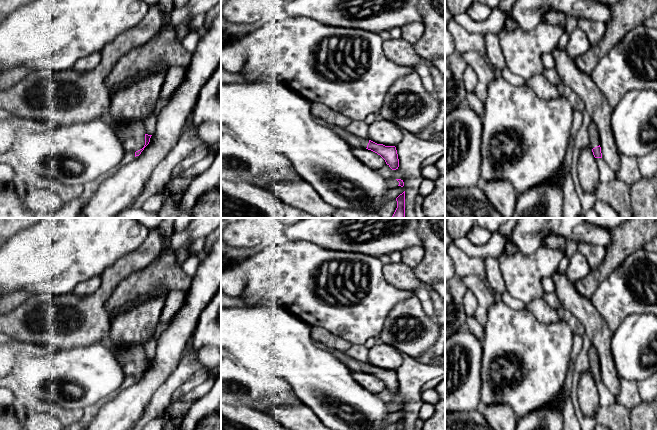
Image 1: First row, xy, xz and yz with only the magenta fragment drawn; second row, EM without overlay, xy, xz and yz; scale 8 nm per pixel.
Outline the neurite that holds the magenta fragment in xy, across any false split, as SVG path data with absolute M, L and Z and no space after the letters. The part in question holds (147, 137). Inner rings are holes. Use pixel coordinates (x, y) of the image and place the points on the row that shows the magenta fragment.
M128 120L125 123L110 121L110 124L123 143L126 152L133 152L135 157L139 156L150 142L152 135L145 132L141 121Z

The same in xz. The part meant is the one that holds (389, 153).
M325 123L329 128L333 129L338 135L345 138L352 148L365 148L380 155L386 164L396 170L399 167L399 159L395 146L385 146L377 144L368 138L360 138L354 135L347 134L341 127Z

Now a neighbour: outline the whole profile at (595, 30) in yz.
M583 17L578 19L577 26L587 35L591 46L598 44L606 33L605 23Z

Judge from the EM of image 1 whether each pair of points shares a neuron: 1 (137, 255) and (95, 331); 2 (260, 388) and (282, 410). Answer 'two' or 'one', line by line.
1: one
2: two

